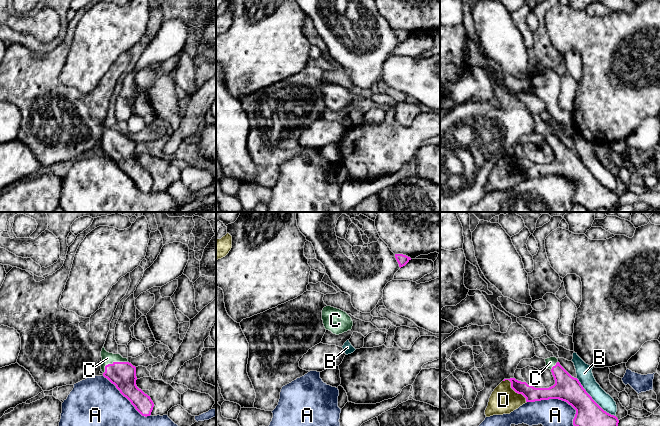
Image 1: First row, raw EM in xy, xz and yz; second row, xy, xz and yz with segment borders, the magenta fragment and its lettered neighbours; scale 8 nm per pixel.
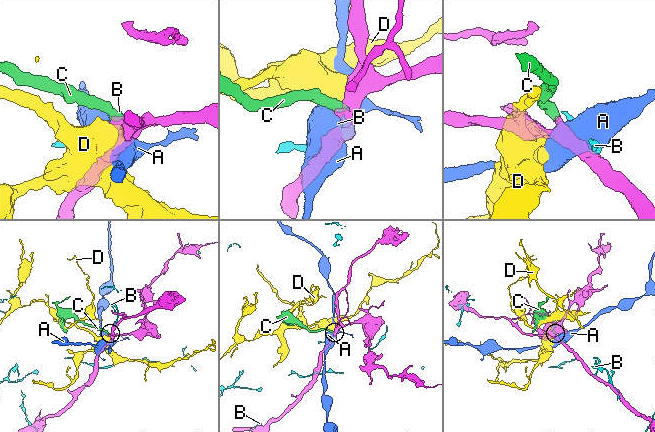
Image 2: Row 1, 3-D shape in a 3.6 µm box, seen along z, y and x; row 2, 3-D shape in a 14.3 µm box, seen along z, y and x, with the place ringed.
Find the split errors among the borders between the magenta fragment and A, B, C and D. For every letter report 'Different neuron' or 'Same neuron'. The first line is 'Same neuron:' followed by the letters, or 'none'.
Same neuron: C
A: Different neuron
B: Different neuron
C: Same neuron
D: Different neuron

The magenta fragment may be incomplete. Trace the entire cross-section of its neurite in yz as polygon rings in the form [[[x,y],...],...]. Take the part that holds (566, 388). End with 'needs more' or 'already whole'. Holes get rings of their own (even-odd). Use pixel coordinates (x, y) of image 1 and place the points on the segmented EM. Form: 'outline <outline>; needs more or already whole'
outline [[[556,357],[545,359],[551,370],[555,384],[549,388],[535,388],[515,378],[504,379],[511,382],[511,388],[526,398],[526,402],[559,399],[567,402],[575,410],[574,426],[618,426],[616,416],[604,411],[586,392],[577,378],[572,377],[558,362]]]; needs more

